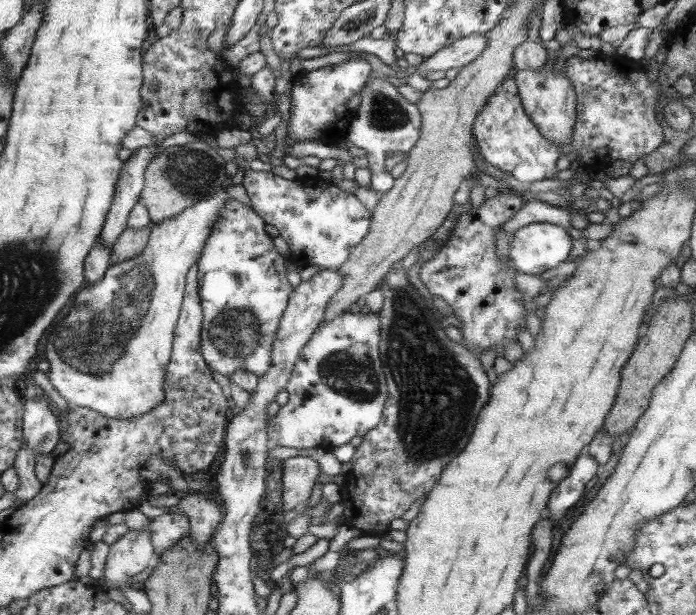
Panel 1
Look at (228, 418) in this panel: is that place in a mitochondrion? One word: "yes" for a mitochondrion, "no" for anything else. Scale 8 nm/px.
no

